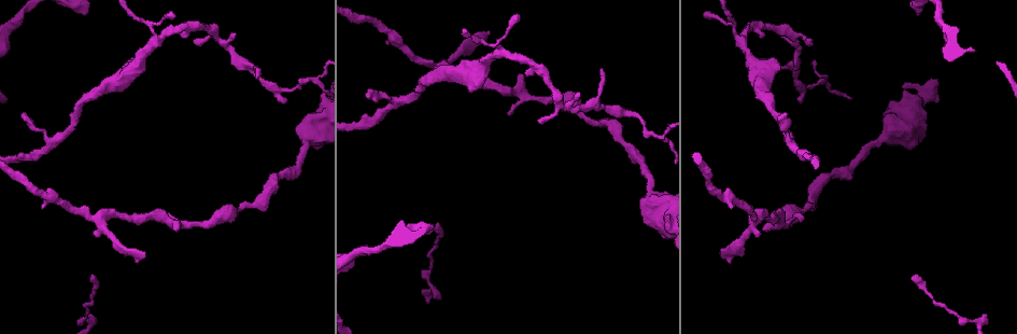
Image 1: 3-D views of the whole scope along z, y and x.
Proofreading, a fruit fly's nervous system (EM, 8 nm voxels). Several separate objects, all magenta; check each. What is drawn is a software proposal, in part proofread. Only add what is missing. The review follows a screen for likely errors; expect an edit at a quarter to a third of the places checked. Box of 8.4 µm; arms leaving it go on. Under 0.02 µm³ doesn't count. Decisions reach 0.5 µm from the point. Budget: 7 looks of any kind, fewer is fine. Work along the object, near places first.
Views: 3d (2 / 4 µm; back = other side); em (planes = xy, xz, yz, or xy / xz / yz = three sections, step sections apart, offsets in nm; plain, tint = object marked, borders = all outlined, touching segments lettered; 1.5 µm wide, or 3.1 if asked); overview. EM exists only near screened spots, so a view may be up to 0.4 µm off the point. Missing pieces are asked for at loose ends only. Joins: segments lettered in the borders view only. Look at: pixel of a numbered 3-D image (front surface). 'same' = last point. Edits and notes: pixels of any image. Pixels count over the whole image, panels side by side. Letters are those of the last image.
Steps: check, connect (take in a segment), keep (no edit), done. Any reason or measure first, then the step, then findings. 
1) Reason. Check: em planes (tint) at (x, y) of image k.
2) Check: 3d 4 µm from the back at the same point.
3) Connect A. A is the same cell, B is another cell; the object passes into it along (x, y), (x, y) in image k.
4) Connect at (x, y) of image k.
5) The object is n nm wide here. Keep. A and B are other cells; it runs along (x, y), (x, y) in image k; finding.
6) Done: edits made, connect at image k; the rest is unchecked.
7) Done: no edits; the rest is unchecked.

Check: em xz step 4 (borders) at (785, 112) of image 1.

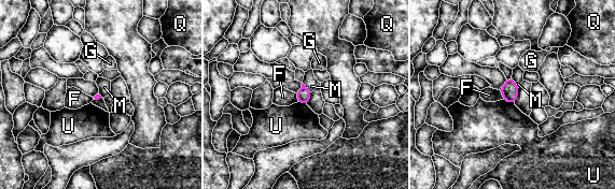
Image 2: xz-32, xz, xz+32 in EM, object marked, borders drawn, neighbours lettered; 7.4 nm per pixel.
Another direction. Check: em planes (borders) at the same point.

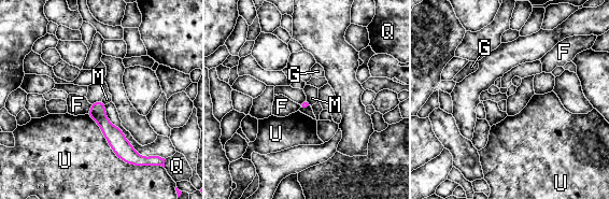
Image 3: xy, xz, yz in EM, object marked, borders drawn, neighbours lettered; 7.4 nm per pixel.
Keep. F, G, M, Q and U are other cells; a border runs along (307, 98), (311, 105) in image 3; no lettered segment goes on from it.

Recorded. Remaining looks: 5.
An open end. Check: 3d 4 µm at (125, 65) of image 1.

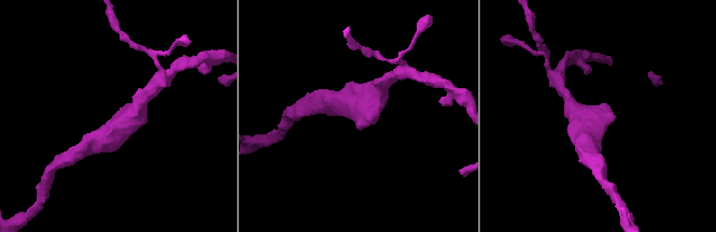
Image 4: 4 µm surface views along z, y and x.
Check: em planes (plain) at (614, 118) of image 4.

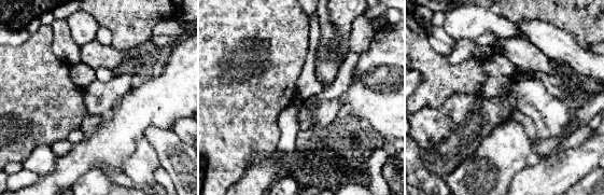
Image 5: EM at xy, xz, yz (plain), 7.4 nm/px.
Check: em planes (borders) at the same point.

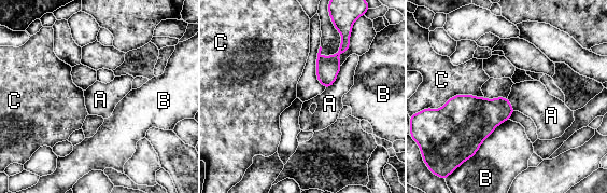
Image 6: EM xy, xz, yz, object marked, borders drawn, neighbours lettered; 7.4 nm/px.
Keep. A, B and C are other cells; a border runs along (508, 119), (459, 167) in image 6; no lettered segment goes on from it.

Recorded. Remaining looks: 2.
Free end. Check: em planes (borders) at (174, 13) of image 1.

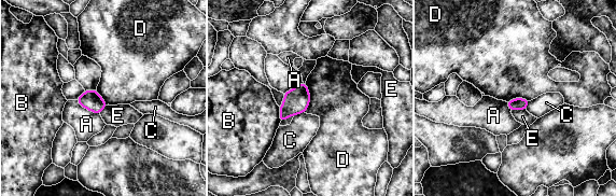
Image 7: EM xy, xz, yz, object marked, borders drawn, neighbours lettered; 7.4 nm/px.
The object is 100 nm wide here. Keep. A, B, C, D and E are other cells; a border runs along (306, 83), (309, 106), (305, 112) in image 7; no lettered segment goes on from it.

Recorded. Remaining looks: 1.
Done: no edits; the rest is unchecked.

